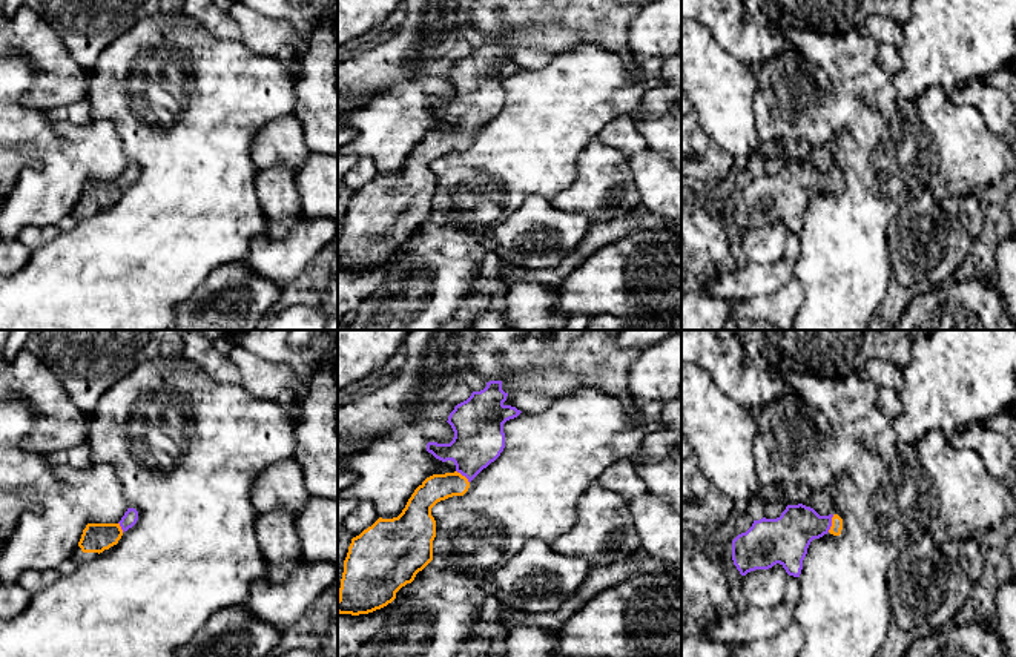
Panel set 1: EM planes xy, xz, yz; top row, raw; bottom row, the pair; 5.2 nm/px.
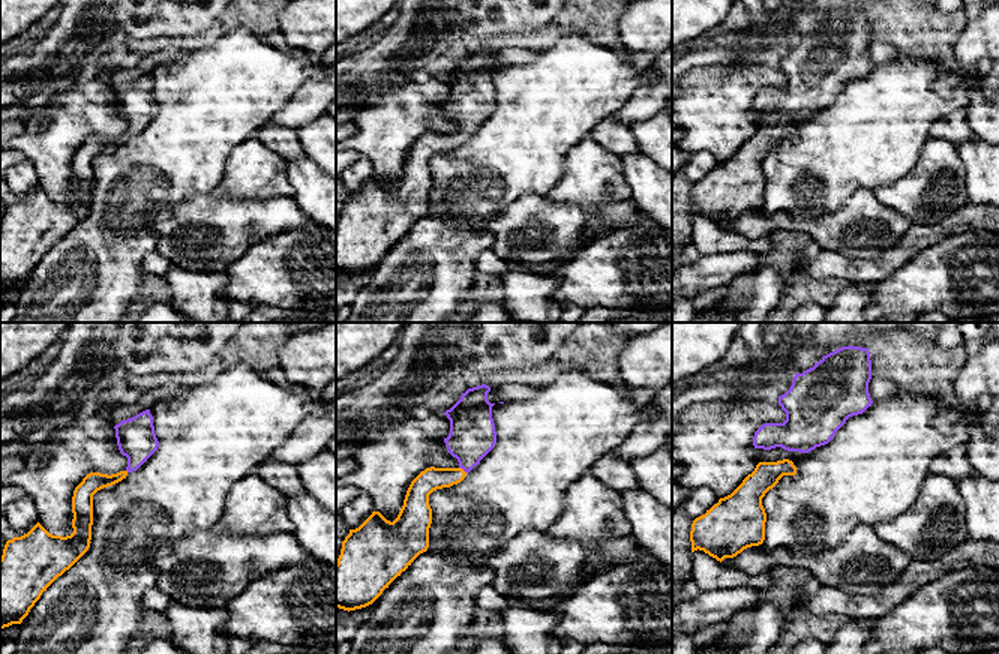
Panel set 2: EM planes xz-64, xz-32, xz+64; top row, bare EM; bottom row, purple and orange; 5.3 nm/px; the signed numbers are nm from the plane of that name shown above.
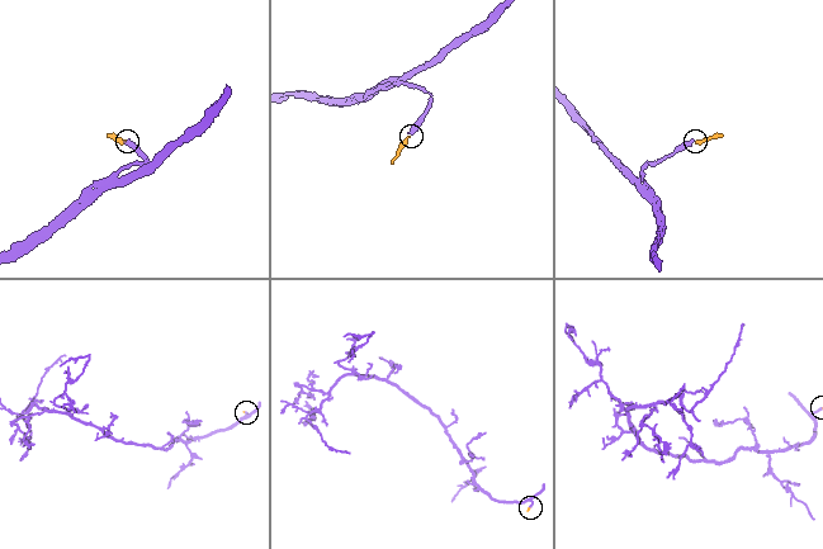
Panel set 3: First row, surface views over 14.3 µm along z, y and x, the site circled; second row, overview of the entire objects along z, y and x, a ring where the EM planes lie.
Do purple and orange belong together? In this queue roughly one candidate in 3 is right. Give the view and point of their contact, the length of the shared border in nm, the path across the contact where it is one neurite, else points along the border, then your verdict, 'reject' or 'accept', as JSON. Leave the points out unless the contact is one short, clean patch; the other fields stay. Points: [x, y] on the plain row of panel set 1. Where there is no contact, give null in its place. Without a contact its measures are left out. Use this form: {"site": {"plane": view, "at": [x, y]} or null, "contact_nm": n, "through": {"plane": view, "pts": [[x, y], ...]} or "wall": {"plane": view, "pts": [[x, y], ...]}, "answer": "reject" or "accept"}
{"site": {"plane": "yz", "at": [831, 180]}, "contact_nm": 100, "through": {"plane": "yz", "pts": [[786, 195], [800, 181], [831, 180], [837, 178]]}, "answer": "accept"}

